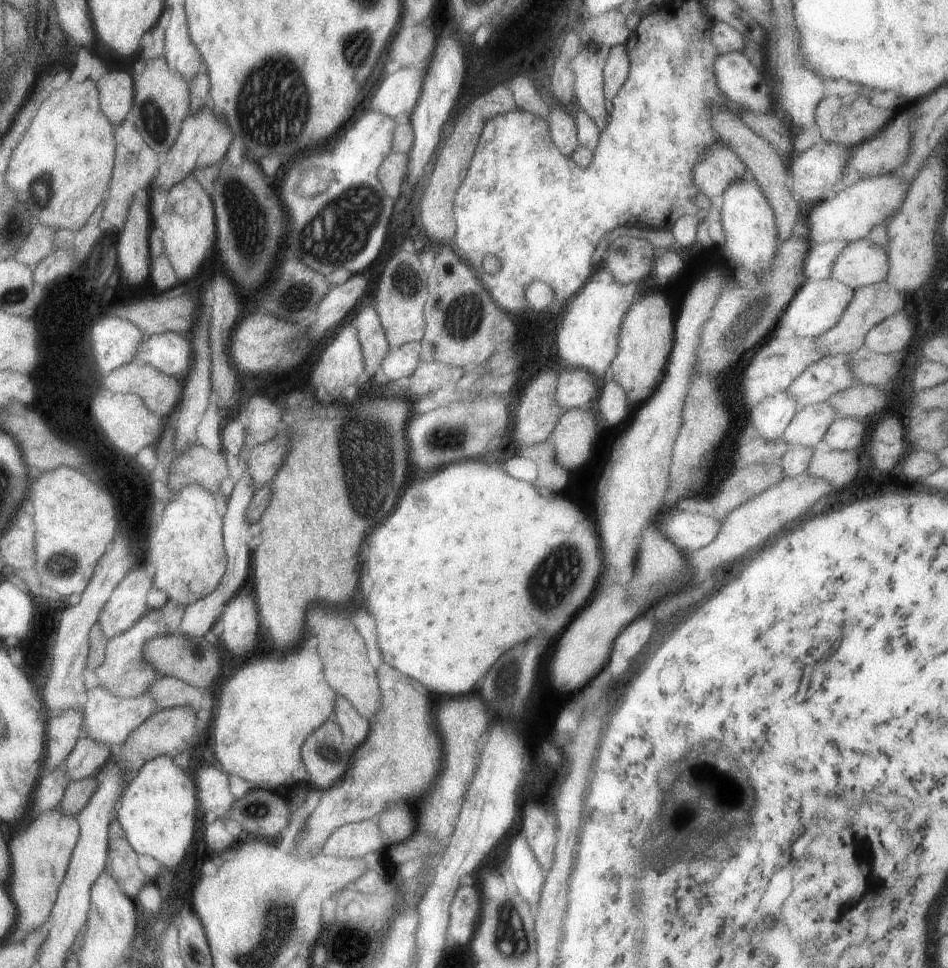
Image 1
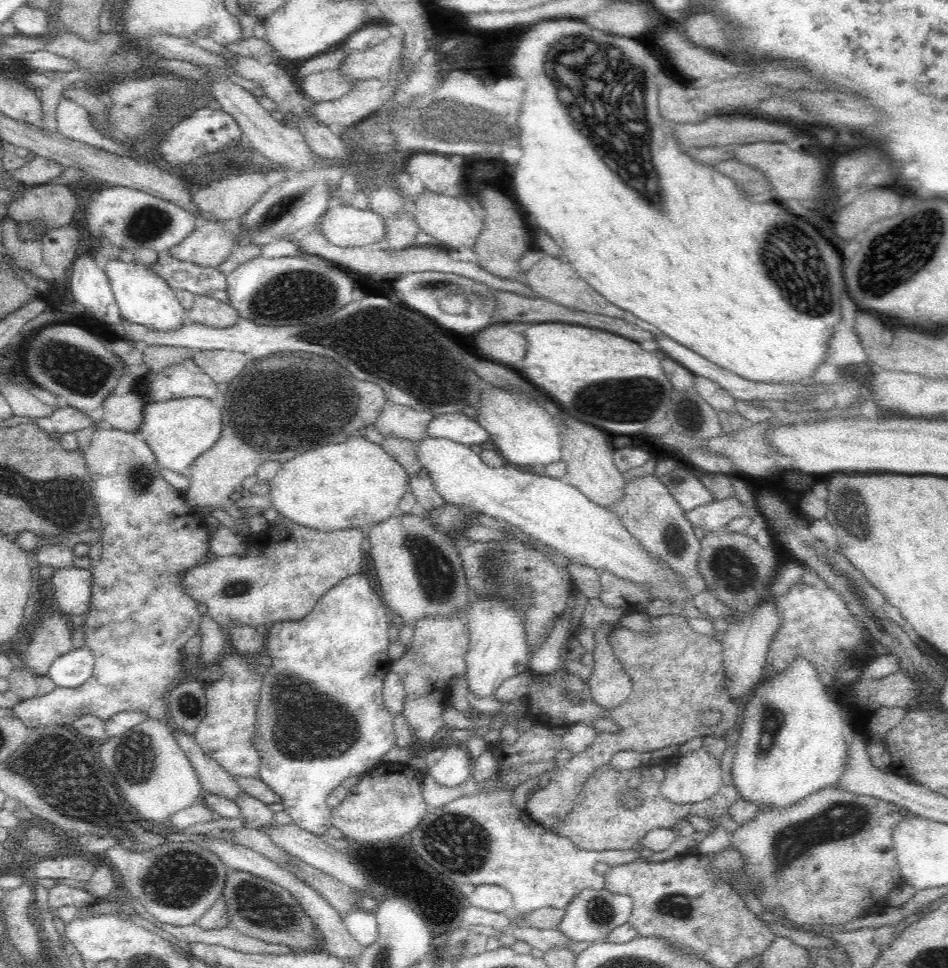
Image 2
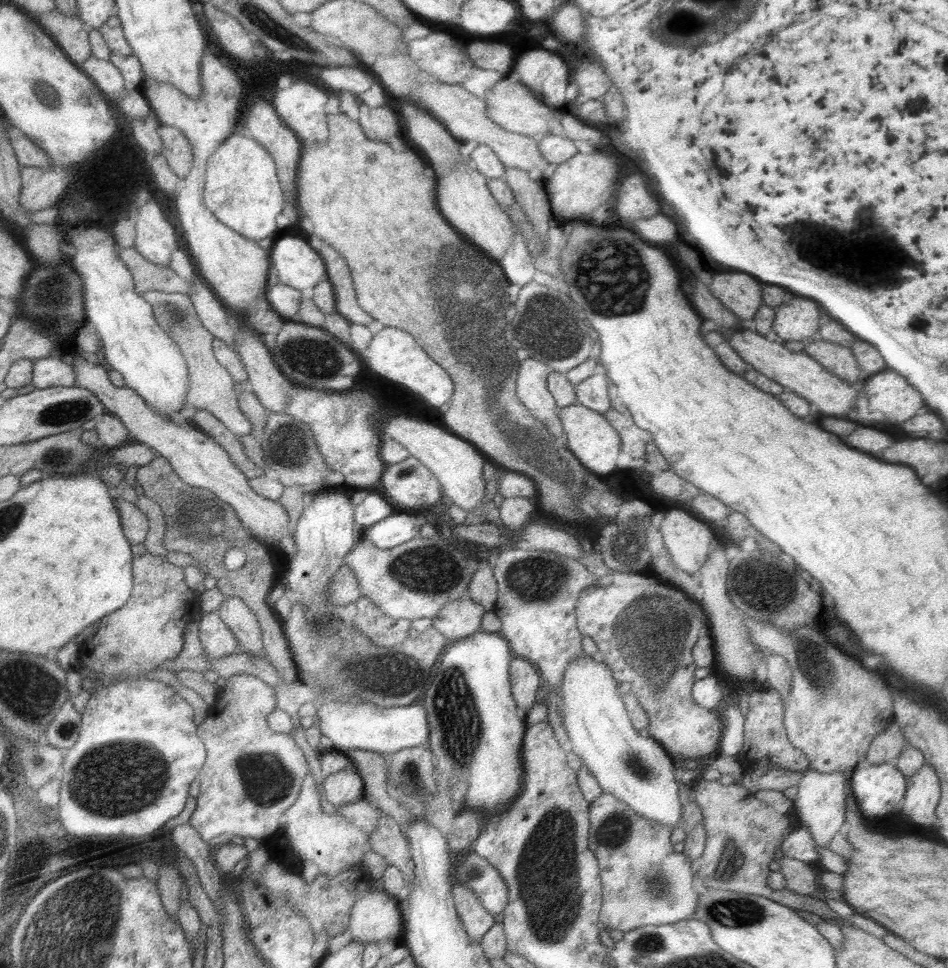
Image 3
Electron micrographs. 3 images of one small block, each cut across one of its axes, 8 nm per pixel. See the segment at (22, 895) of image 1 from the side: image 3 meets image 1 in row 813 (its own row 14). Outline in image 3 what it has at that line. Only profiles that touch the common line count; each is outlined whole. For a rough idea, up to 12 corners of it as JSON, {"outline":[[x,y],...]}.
{"outline":[[59,10],[37,24],[81,66],[93,56],[89,28]]}

